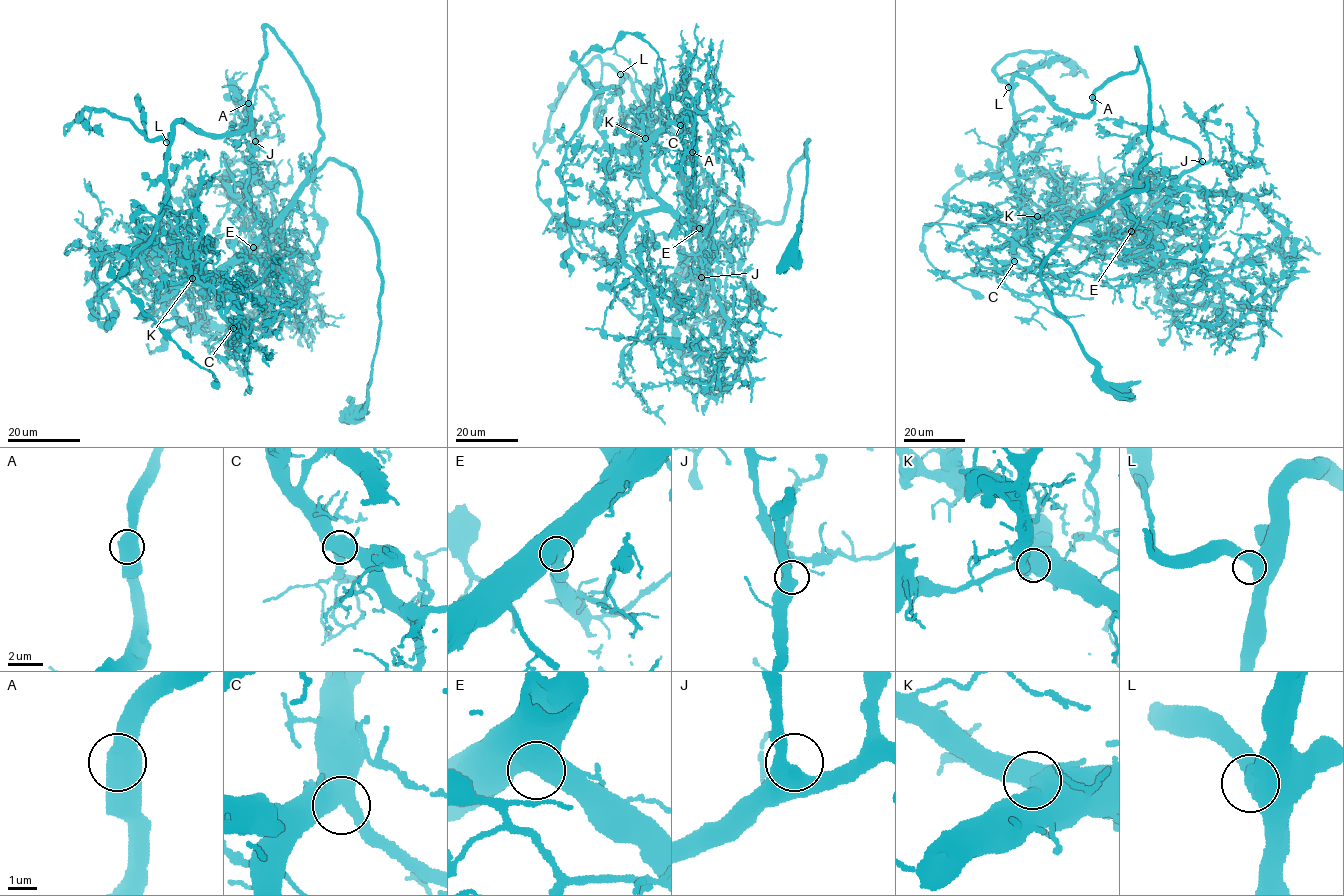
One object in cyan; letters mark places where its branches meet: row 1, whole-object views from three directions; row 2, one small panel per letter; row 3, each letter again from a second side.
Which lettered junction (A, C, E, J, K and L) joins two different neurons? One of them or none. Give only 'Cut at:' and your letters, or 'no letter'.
Cut at: no letter

